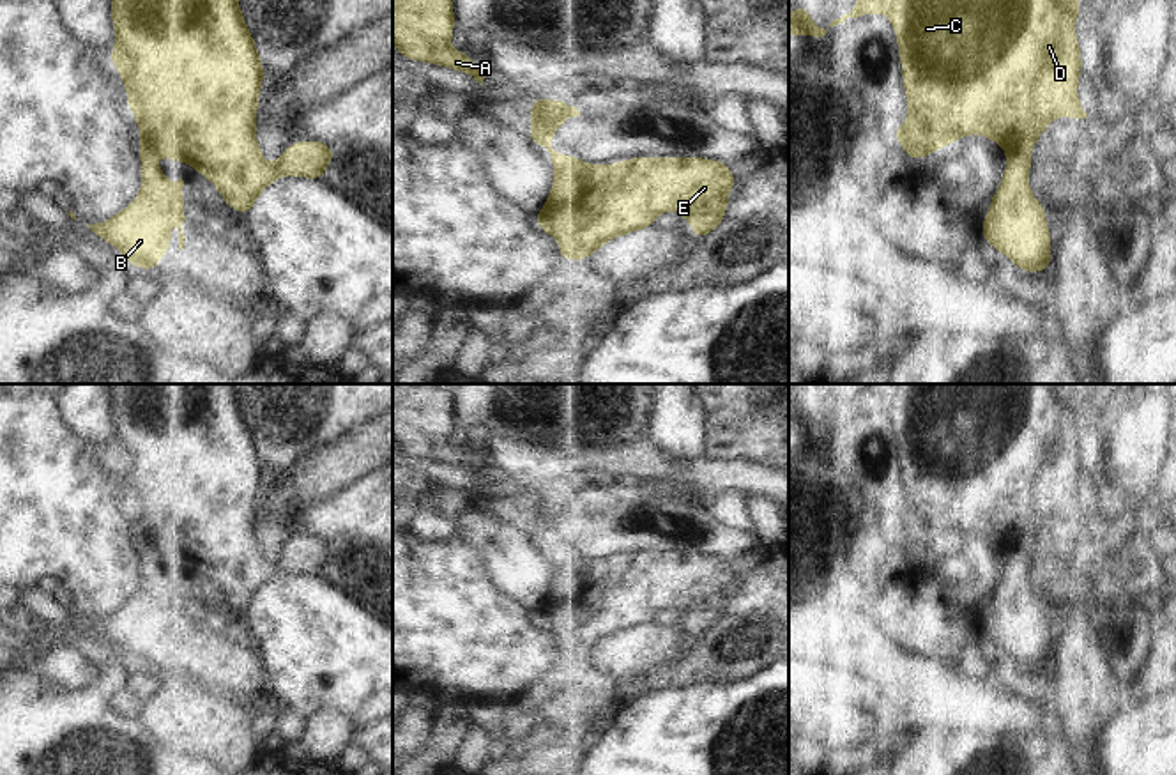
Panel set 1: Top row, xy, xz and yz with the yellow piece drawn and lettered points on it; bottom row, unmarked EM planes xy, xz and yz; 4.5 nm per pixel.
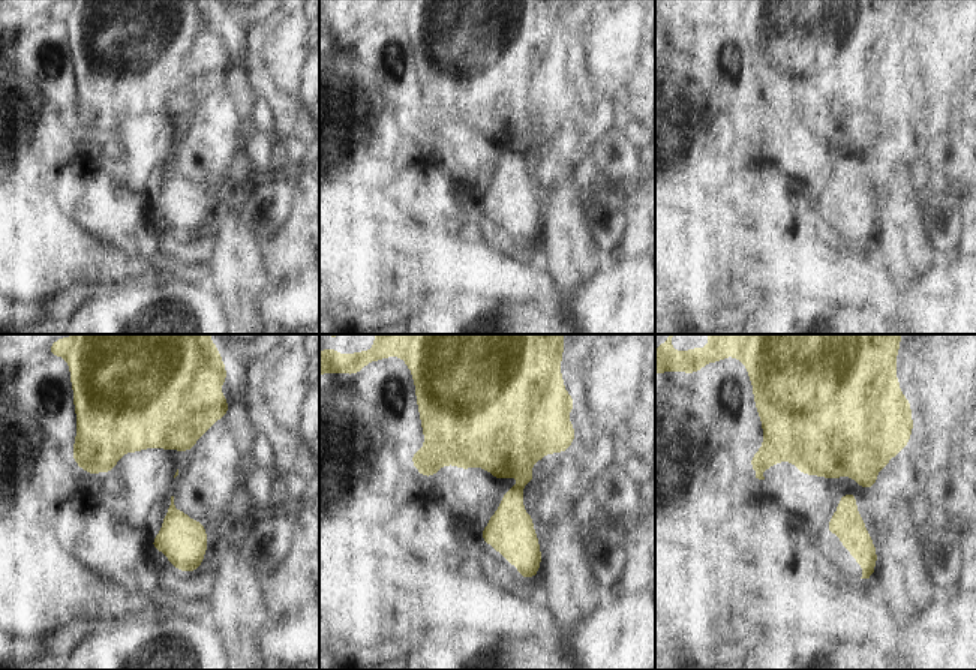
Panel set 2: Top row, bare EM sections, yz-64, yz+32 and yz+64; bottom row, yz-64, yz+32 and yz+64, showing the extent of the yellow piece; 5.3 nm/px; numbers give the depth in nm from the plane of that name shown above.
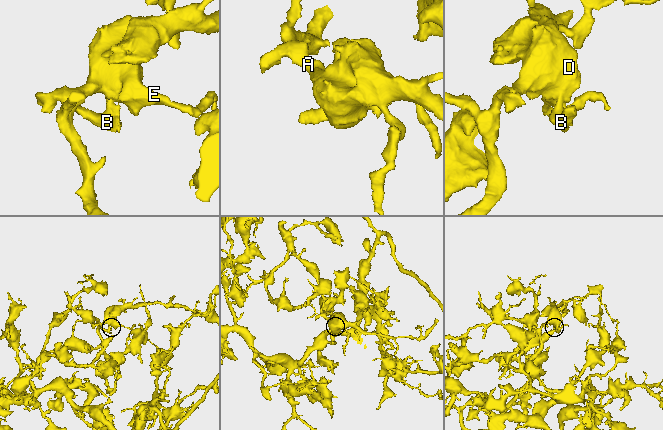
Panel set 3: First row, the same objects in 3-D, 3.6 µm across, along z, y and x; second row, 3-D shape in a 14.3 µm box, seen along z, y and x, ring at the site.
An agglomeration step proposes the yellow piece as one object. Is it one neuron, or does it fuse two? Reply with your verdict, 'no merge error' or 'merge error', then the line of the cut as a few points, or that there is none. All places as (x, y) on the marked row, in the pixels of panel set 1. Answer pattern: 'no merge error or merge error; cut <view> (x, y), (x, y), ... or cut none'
merge error; cut yz (1031, 151), (1023, 145), (1008, 156)

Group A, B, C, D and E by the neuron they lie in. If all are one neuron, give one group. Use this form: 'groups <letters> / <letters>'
groups A C D E / B

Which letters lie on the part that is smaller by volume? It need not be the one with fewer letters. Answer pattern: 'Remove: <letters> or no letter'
Remove: B

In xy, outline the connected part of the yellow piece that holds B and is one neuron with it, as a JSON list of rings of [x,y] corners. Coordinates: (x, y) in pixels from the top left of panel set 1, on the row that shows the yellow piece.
[[[145,138],[138,142],[138,154],[141,189],[136,198],[118,214],[87,226],[115,246],[131,267],[156,271],[161,257],[170,251],[170,225],[179,226],[179,249],[184,249],[184,180],[172,182],[161,172],[154,149]]]

